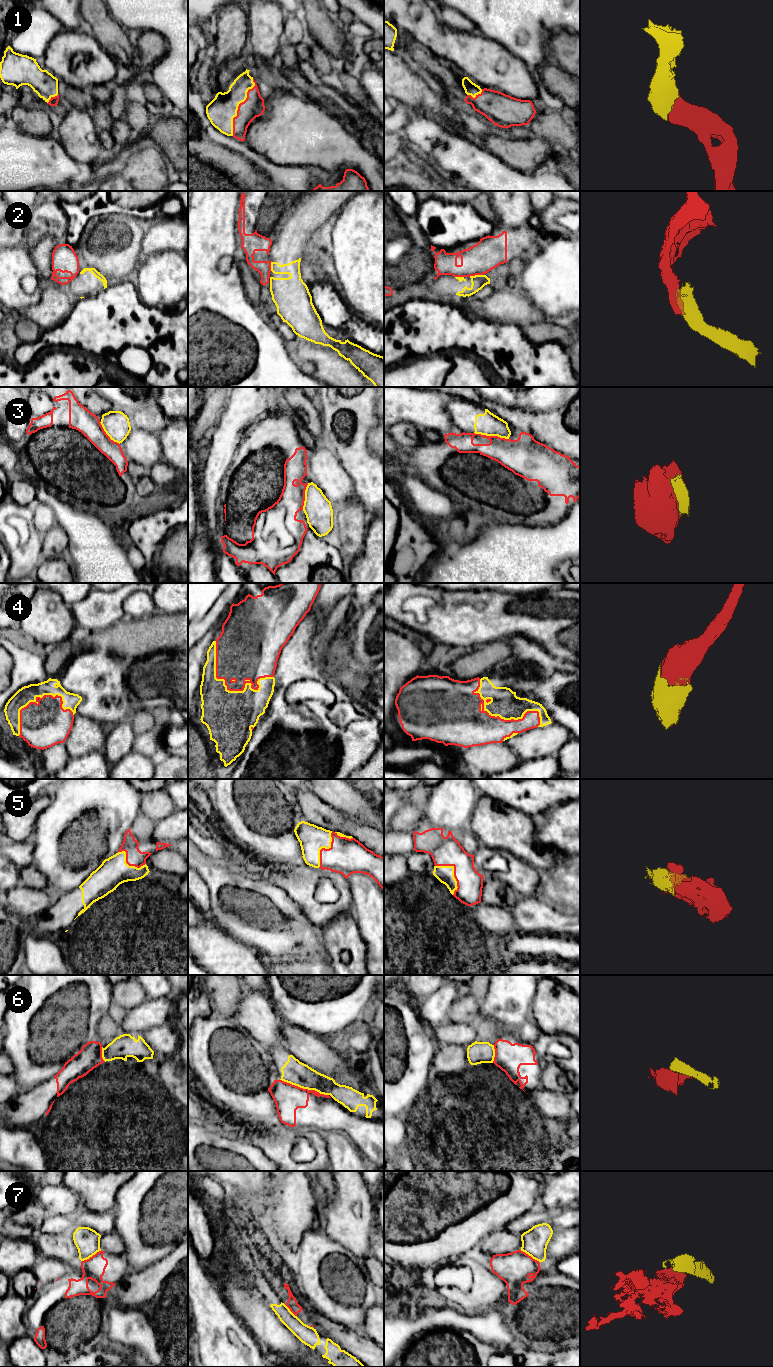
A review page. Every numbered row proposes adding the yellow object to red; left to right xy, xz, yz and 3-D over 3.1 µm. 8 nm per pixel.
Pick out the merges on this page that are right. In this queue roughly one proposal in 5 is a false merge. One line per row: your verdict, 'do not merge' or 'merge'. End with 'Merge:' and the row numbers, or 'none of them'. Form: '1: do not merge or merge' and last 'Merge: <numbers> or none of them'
1: merge
2: do not merge
3: do not merge
4: merge
5: merge
6: do not merge
7: do not merge
Merge: 1, 4, 5

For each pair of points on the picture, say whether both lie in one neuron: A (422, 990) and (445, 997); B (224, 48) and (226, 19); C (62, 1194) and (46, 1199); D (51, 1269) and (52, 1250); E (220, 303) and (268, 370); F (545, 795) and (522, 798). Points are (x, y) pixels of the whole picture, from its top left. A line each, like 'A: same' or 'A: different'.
A: different
B: same
C: same
D: different
E: same
F: same

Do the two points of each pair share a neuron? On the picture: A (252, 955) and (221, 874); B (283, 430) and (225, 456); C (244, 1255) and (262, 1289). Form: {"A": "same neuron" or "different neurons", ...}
{"A": "different neurons", "B": "different neurons", "C": "same neuron"}

